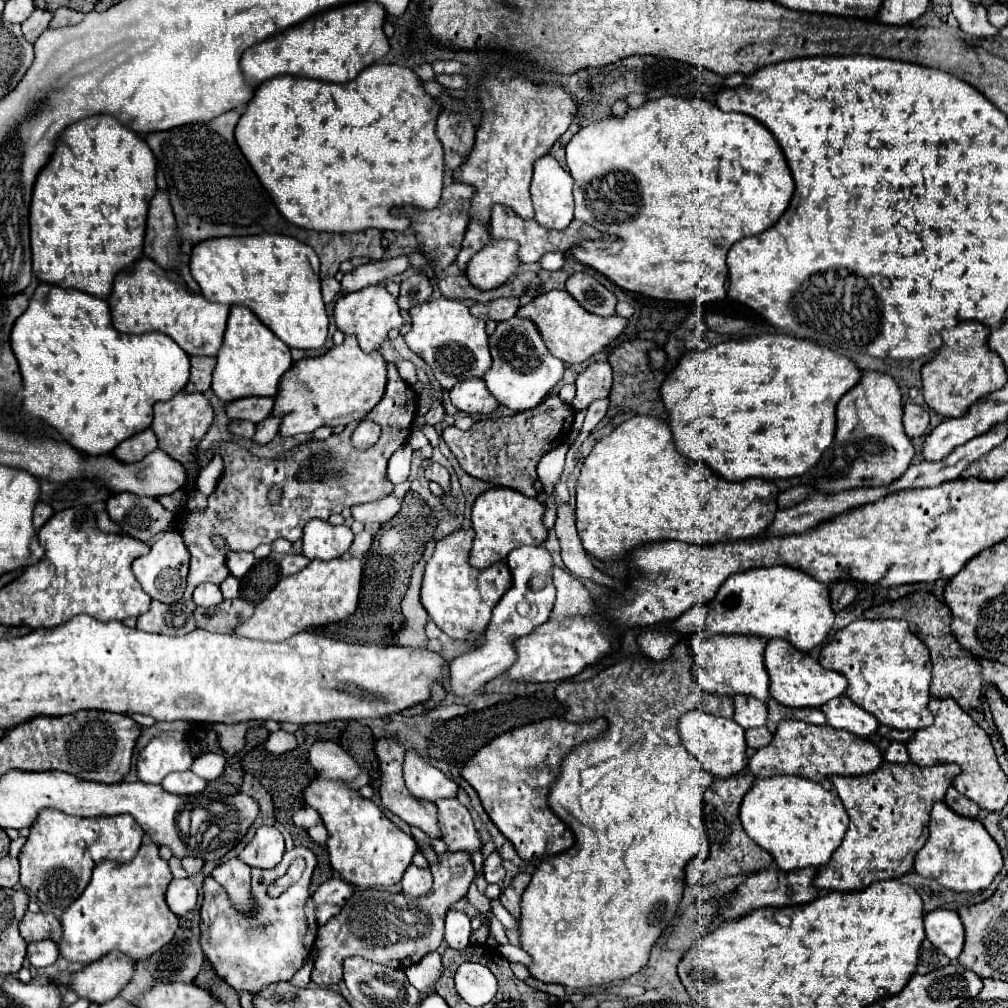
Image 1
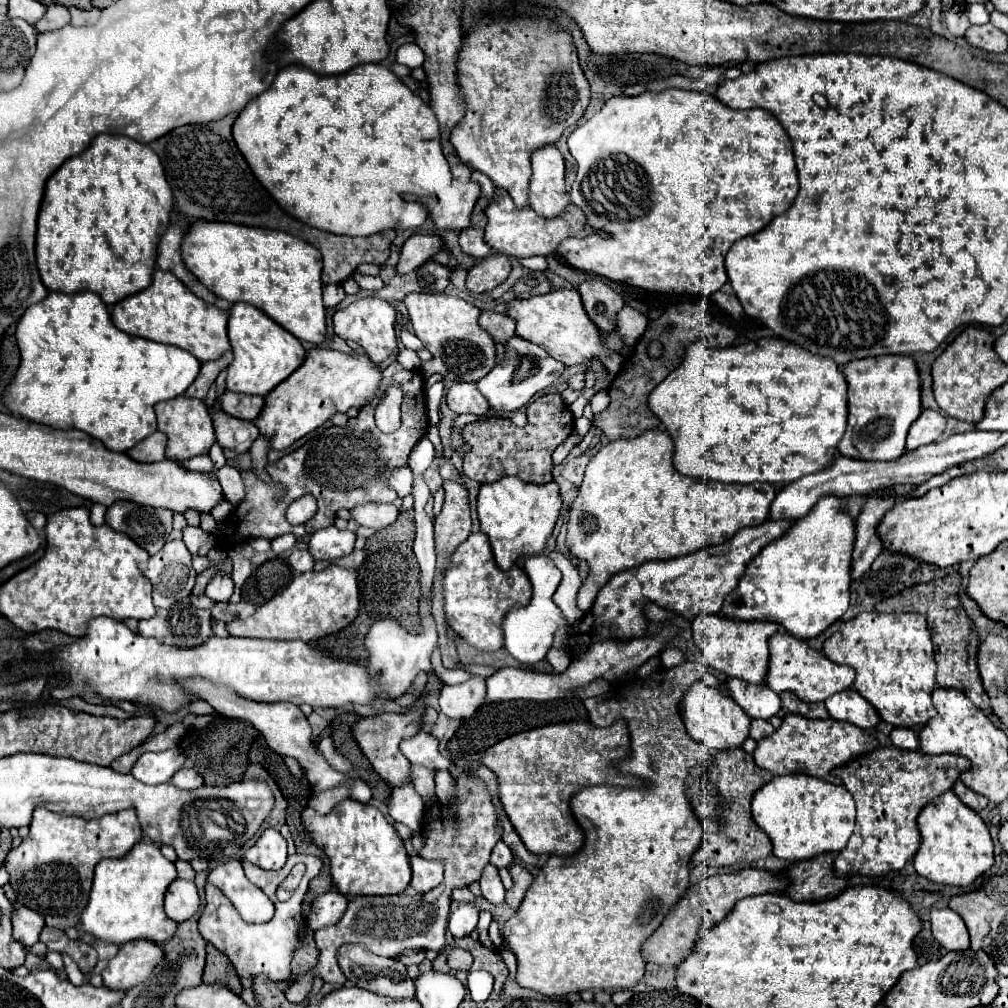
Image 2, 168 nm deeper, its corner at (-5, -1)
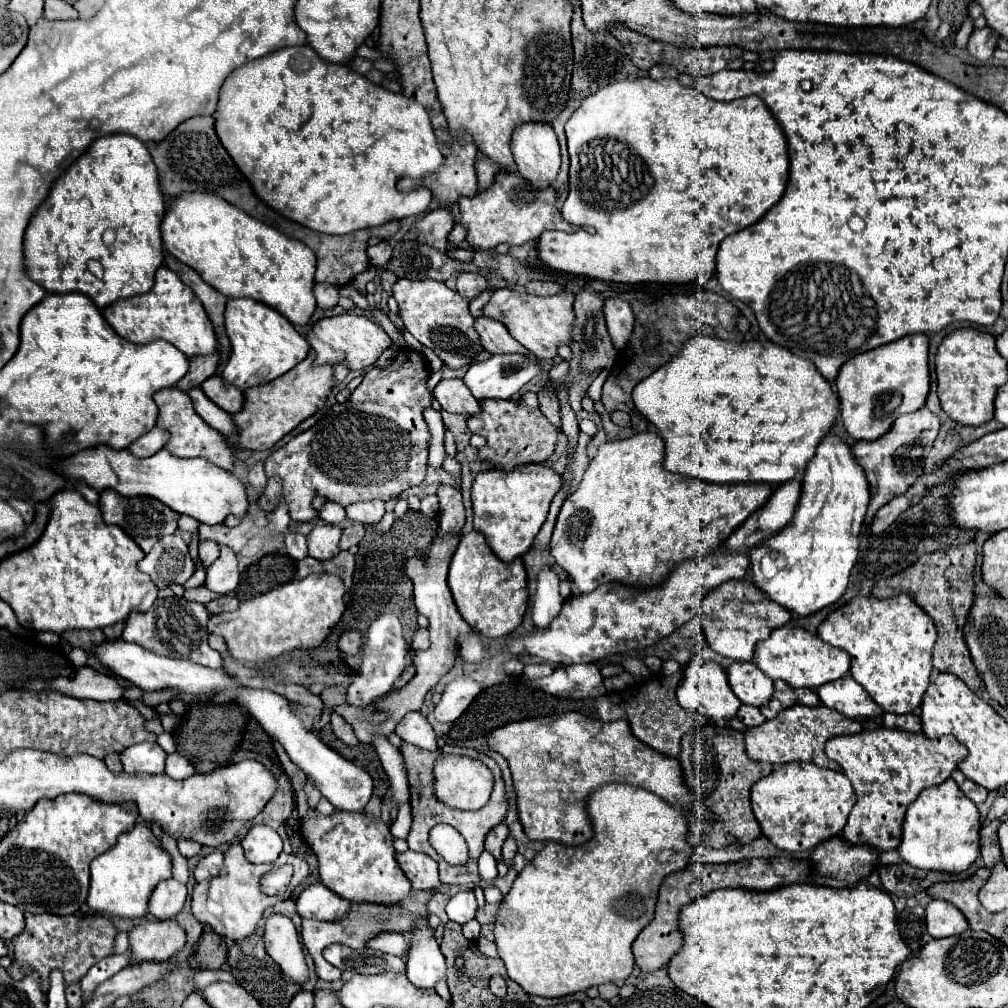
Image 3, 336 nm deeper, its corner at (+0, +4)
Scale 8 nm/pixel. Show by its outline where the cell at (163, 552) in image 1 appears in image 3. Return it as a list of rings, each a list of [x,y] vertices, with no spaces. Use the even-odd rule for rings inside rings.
[[[166,535],[138,563],[138,569],[148,573],[158,589],[166,589],[174,583],[184,585],[194,573],[194,563],[186,541],[180,535]]]

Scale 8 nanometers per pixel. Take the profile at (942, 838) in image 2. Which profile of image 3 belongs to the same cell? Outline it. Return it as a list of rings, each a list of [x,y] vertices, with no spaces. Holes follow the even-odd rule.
[[[952,779],[942,785],[924,789],[906,811],[902,827],[902,843],[898,847],[900,857],[916,869],[962,873],[980,855],[980,815],[976,805],[962,795]]]

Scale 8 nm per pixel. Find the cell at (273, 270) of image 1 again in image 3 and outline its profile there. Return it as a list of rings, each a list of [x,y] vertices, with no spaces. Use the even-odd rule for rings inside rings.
[[[188,193],[188,197],[172,201],[162,223],[162,241],[164,249],[170,255],[174,255],[178,261],[198,271],[208,285],[212,285],[216,291],[220,291],[226,297],[256,299],[280,311],[280,315],[284,315],[292,325],[306,325],[312,313],[316,311],[317,305],[312,293],[317,263],[314,251],[300,241],[284,237],[276,229],[228,205],[226,201],[220,201],[220,197],[208,197],[208,193]]]

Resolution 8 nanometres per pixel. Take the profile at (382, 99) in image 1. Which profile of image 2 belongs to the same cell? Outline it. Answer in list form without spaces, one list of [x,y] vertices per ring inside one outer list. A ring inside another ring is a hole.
[[[301,64],[283,66],[269,90],[241,110],[233,138],[255,178],[287,214],[331,234],[371,236],[387,228],[417,228],[425,222],[427,208],[405,202],[403,194],[429,196],[451,184],[433,110],[383,64],[361,64],[337,76],[319,76]]]

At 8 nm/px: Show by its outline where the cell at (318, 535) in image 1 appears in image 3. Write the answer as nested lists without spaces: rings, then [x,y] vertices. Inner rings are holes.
[[[316,525],[308,533],[308,555],[320,561],[332,559],[340,553],[340,537],[342,529],[338,525]]]

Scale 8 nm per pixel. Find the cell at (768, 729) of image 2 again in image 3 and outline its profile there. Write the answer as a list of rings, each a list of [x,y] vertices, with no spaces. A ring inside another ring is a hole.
[[[742,705],[742,709],[738,709],[738,719],[746,725],[746,727],[758,727],[760,723],[764,723],[764,715],[760,713],[760,709],[750,707],[750,705]]]

